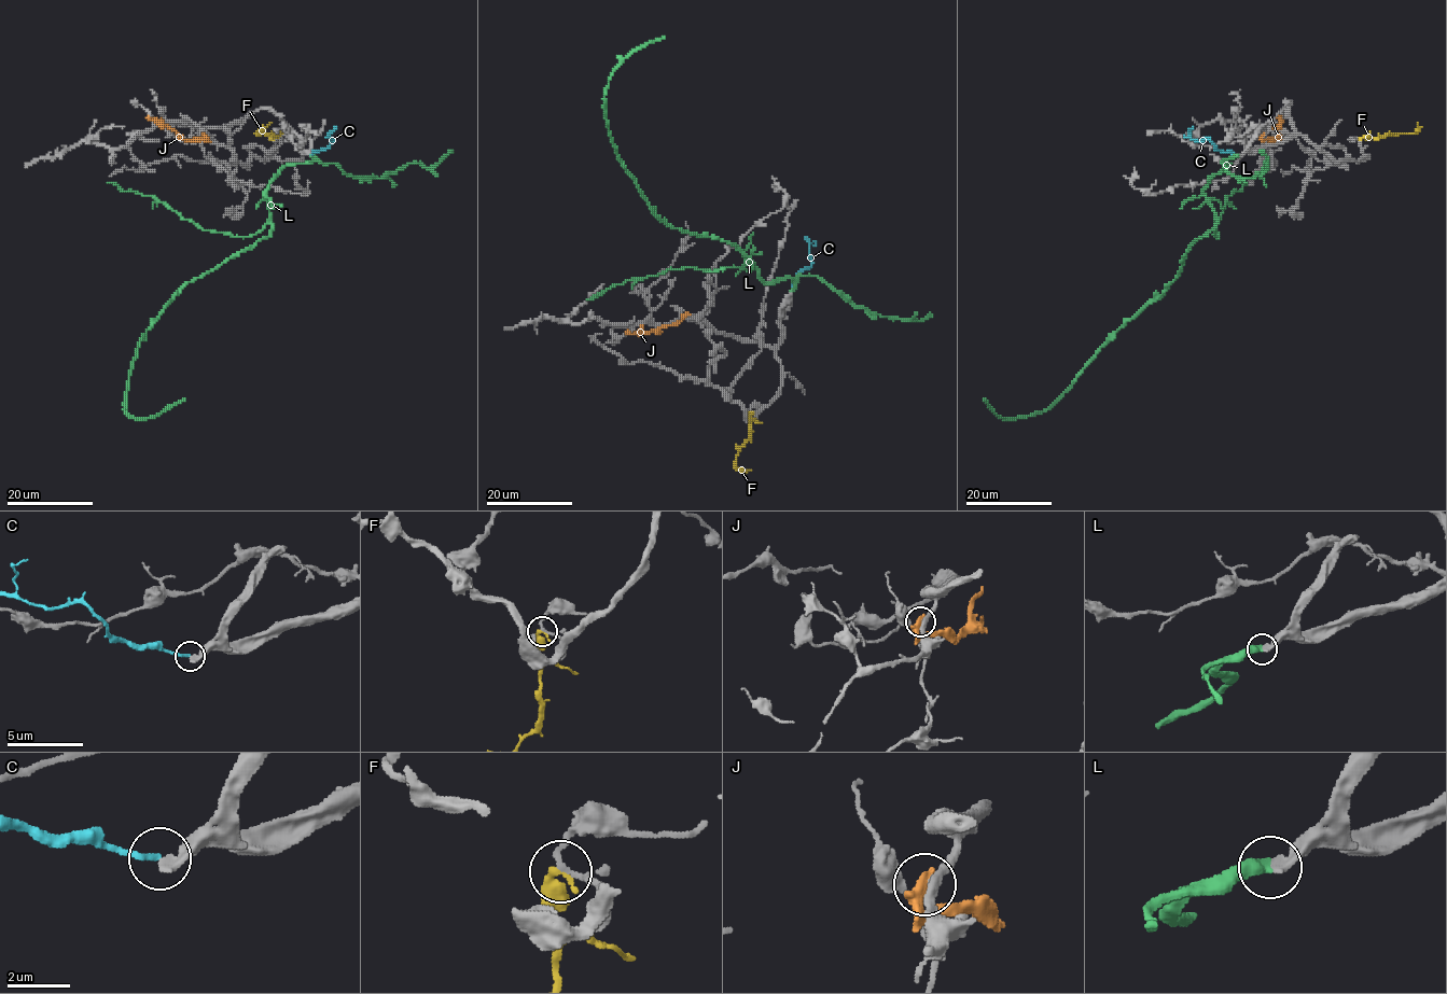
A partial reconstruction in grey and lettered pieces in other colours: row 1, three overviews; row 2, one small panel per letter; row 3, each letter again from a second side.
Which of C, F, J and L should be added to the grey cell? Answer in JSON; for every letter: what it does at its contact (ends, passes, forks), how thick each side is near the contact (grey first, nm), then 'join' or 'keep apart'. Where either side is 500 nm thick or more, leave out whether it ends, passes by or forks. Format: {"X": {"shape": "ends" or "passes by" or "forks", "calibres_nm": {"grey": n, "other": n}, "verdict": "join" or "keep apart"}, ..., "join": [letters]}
{"C": {"shape": "ends", "calibres_nm": {"grey": 440, "other": 180}, "verdict": "keep apart"}, "F": {"shape": "ends", "calibres_nm": {"grey": 130, "other": 400}, "verdict": "keep apart"}, "J": {"shape": "ends", "calibres_nm": {"grey": 170, "other": 400}, "verdict": "keep apart"}, "L": {"shape": "ends", "calibres_nm": {"grey": 340, "other": 400}, "verdict": "join"}, "join": ["L"]}

